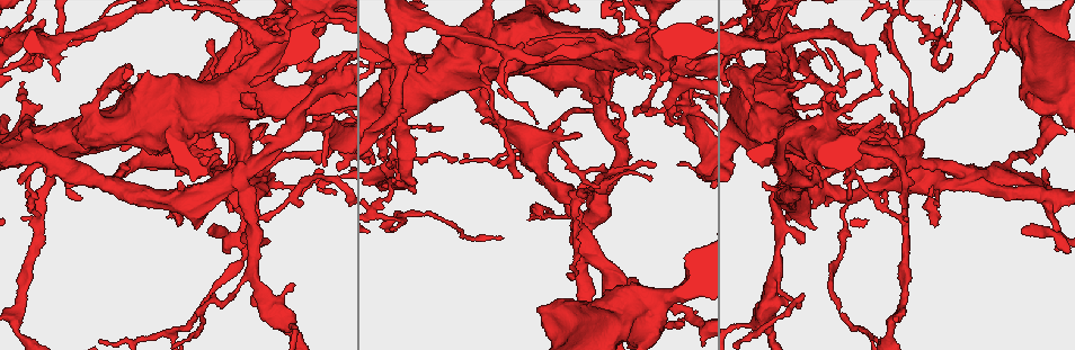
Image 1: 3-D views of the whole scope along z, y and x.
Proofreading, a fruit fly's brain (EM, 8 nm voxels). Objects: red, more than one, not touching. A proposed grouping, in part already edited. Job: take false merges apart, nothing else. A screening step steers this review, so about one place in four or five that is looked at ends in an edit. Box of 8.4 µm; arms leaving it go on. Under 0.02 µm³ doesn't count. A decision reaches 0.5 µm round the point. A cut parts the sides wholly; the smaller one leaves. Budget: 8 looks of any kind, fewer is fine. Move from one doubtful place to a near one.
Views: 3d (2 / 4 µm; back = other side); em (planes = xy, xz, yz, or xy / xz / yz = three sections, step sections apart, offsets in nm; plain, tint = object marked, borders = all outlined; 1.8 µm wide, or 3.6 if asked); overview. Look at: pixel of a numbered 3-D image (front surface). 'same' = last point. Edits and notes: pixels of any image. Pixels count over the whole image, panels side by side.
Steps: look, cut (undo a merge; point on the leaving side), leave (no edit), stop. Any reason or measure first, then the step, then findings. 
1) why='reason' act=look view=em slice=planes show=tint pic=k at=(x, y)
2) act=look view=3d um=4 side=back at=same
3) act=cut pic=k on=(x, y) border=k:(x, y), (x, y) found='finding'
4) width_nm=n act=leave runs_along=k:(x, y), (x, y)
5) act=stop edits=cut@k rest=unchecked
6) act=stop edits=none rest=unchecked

why='sudden change in width' act=look view=em um=3.6 slice=planes show=borders pic=1 at=(536, 35)

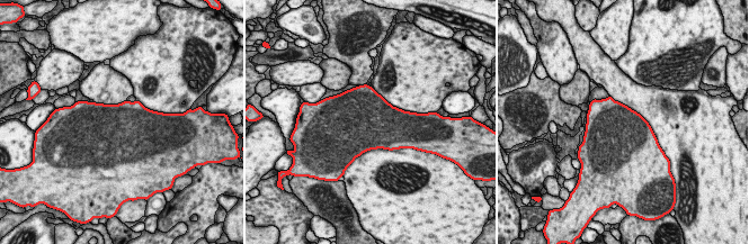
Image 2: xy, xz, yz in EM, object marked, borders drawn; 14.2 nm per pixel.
width_nm=800 act=leave found='continuous, no second cell'

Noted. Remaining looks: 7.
why='sudden change in width' act=look view=3d um=4 side=back pic=1 at=(252, 221)

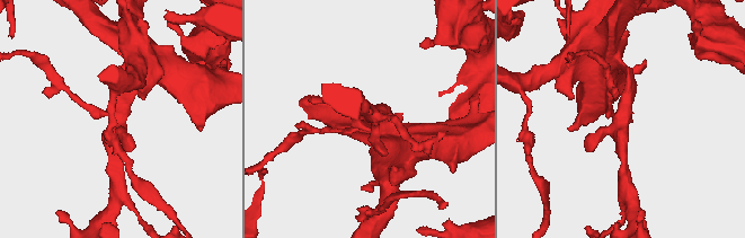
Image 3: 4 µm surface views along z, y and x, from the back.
why='need the tissue' act=look view=em slice=xy step=8 show=tint pic=3 at=(119, 116)

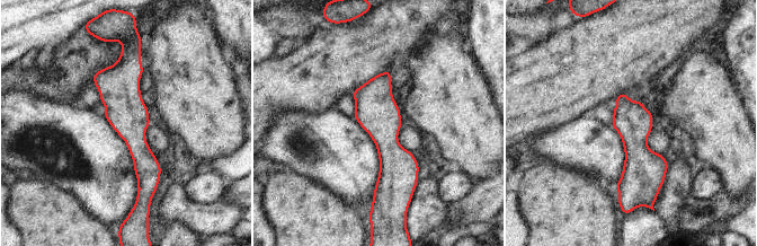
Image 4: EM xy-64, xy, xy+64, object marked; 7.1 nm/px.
why='cut it another way' act=look view=em slice=planes show=borders at=same

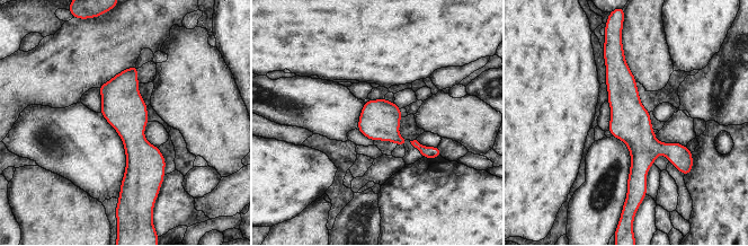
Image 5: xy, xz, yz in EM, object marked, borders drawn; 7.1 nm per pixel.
act=leave runs_along=5:(617, 53), (638, 134), (635, 187) found='one cell here'

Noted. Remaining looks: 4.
why='four arms meet' act=look view=3d um=2 pic=1 at=(584, 244)

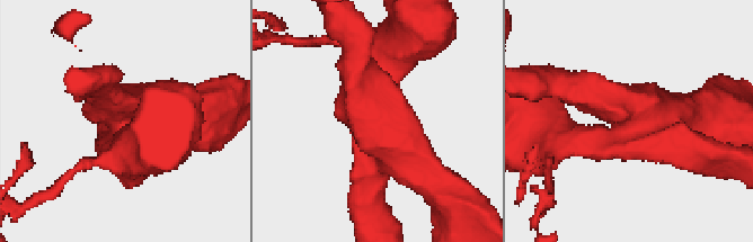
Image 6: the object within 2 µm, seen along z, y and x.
arms=4 act=look view=em um=3.6 slice=planes show=plain pic=6 at=(628, 137)

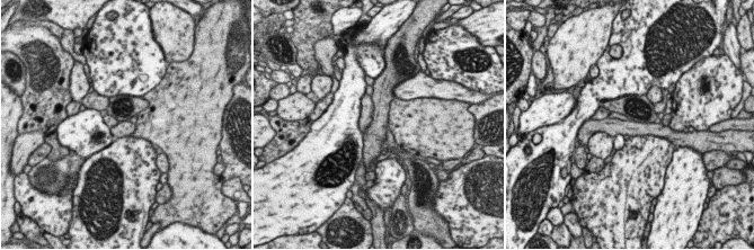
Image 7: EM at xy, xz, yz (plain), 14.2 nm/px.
why='where the object lies' act=look view=em um=3.6 slice=planes show=tint at=same

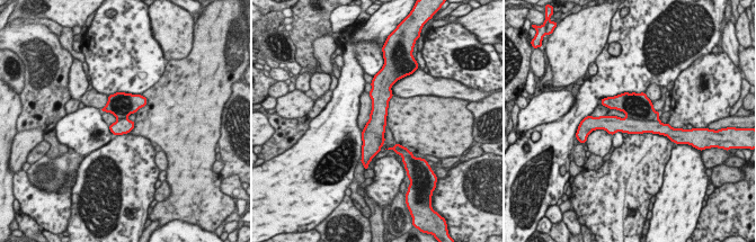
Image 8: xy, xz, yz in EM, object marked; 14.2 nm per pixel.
act=cut pic=8 on=(638, 106) border=8:(626, 116), (633, 119), (657, 118) found='a second cell is stuck on'

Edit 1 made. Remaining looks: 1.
act=stop edits=cut@8 rest=unchecked

